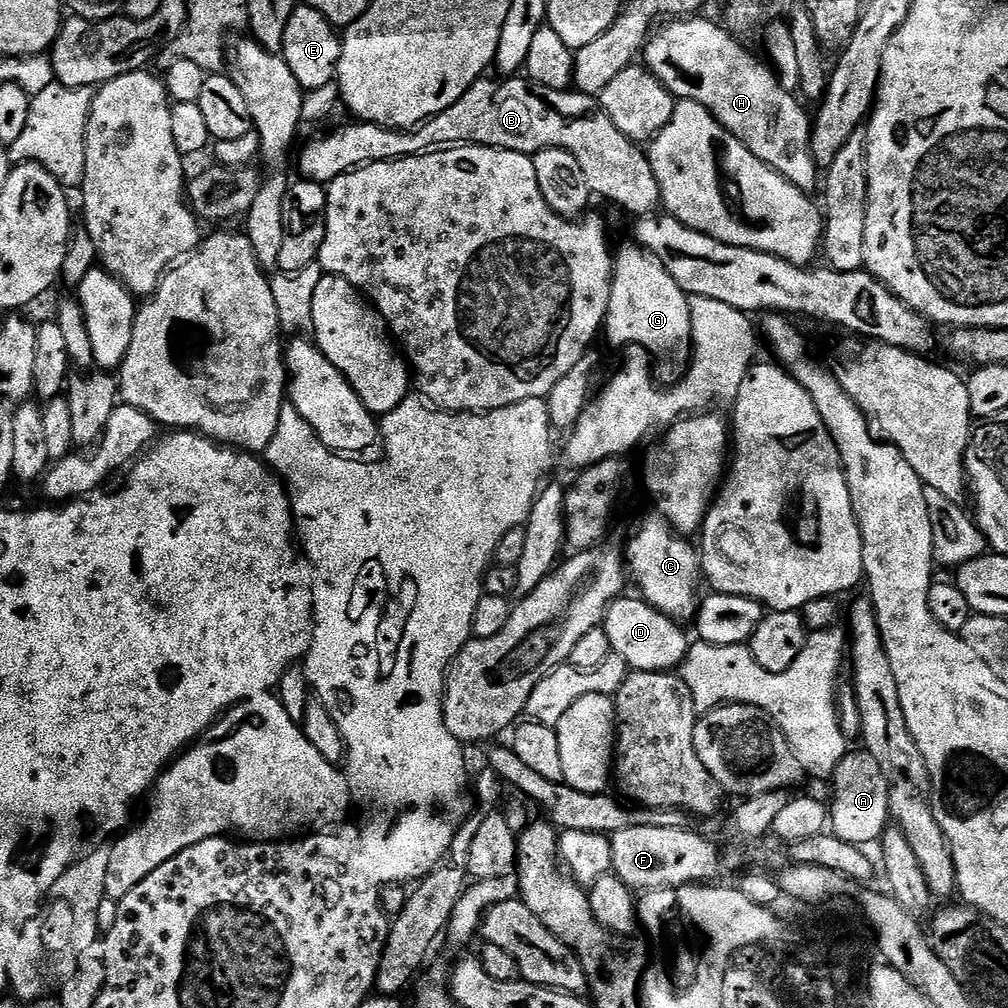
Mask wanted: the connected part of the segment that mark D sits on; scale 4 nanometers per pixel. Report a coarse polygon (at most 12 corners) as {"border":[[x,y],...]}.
{"border":[[621,595],[602,625],[638,672],[679,669],[690,639],[643,598]]}

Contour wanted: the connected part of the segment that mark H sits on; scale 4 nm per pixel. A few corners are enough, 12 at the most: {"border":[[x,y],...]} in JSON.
{"border":[[676,18],[642,53],[766,166],[815,193],[812,120],[712,20]]}

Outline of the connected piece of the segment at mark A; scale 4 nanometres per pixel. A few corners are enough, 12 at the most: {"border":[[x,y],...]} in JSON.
{"border":[[849,750],[830,778],[830,832],[875,845],[890,824],[878,762]]}

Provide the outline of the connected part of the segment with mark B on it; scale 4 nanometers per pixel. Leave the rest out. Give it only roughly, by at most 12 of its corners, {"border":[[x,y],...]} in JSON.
{"border":[[475,80],[411,130],[351,122],[310,141],[299,175],[477,144],[574,154],[593,197],[661,207],[647,151],[597,97]]}

